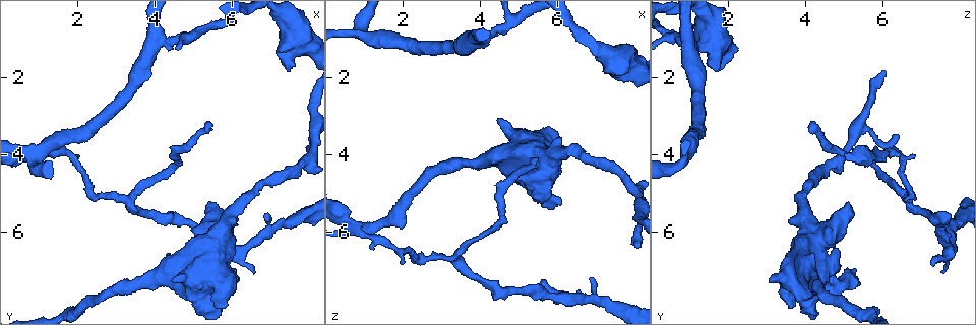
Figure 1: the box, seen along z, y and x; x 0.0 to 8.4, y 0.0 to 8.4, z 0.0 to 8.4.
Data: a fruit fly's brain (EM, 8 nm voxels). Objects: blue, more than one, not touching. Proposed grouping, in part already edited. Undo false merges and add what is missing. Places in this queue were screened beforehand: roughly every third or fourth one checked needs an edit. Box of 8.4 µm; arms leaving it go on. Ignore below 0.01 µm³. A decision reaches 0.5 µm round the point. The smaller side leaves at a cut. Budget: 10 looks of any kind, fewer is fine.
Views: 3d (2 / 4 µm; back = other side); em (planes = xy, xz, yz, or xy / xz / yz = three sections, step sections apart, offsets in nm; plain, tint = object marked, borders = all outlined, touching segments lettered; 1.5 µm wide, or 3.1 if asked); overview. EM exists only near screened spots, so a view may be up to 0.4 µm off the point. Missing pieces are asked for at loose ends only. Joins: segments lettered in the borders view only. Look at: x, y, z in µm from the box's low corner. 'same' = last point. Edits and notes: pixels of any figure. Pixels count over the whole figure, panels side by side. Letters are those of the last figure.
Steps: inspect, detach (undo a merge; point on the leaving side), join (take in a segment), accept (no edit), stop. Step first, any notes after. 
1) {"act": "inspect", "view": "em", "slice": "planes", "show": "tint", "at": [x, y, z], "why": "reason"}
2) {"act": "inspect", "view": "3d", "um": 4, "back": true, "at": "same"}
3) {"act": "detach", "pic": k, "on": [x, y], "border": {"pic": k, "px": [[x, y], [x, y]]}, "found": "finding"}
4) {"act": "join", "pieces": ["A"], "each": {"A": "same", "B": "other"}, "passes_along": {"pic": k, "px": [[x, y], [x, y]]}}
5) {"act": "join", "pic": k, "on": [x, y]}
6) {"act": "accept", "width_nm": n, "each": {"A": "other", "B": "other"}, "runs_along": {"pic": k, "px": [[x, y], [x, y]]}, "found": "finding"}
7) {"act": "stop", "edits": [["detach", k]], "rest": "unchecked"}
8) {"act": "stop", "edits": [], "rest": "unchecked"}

{"act": "inspect", "view": "em", "slice": "planes", "show": "borders", "at": [4.45, 7.25, 3.05], "why": "an open end"}

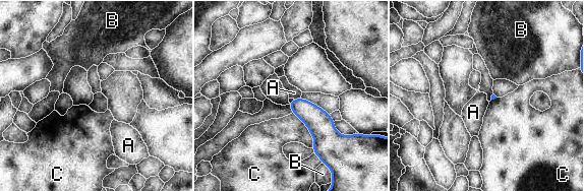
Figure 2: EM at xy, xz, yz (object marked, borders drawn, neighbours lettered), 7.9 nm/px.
{"act": "accept", "each": {"A": "other", "B": "other", "C": "other"}, "border": {"pic": 2, "px": [[300, 98], [294, 100]]}, "found": "none of them fits"}

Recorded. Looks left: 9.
{"act": "inspect", "view": "em", "slice": "planes", "show": "borders", "at": [5.00, 5.90, 4.65], "why": "an open end"}

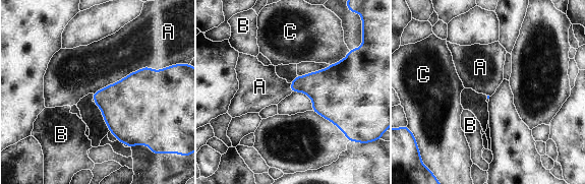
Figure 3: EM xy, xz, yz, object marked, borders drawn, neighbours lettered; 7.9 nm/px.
{"act": "accept", "each": {"A": "other", "B": "other", "C": "other"}, "border": {"pic": 3, "px": [[164, 67], [144, 66], [93, 94]]}, "found": "none of them fits"}

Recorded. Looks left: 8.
{"act": "inspect", "view": "em", "slice": "yz", "step": 4, "show": "borders", "at": [5.60, 6.95, 7.25]}

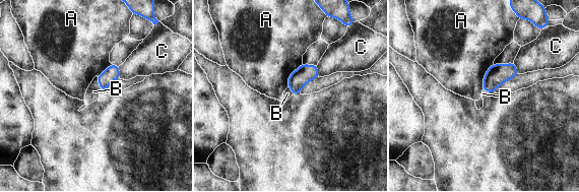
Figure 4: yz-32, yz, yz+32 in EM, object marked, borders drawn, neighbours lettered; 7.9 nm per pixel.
{"act": "inspect", "view": "em", "slice": "planes", "show": "borders", "at": "same", "why": "another direction"}

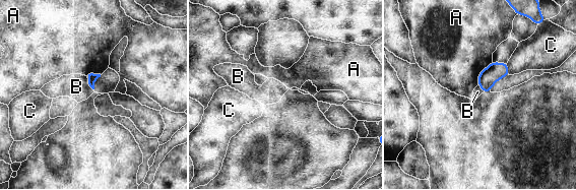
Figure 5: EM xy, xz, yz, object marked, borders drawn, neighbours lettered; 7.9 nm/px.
{"act": "join", "pieces": ["B"], "each": {"A": "other", "B": "same", "C": "other"}, "passes_along": {"pic": 5, "px": [[92, 77], [88, 83], [76, 86]]}, "found": "it goes on there"}

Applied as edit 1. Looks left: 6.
{"act": "inspect", "view": "overview"}

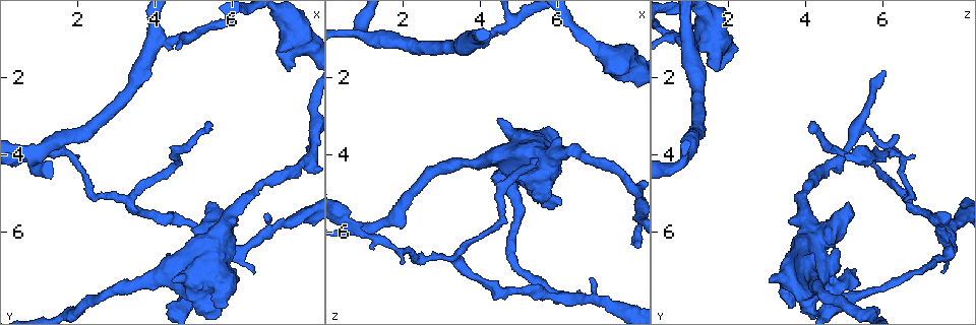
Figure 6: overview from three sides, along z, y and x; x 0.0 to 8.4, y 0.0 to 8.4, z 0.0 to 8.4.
{"act": "inspect", "view": "em", "slice": "xy", "step": 4, "show": "tint", "at": [4.10, 1.10, 0.90], "why": "abrupt turn"}

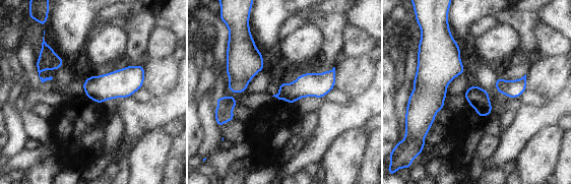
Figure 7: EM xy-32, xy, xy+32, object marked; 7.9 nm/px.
{"act": "inspect", "view": "em", "slice": "planes", "show": "tint", "at": "same"}

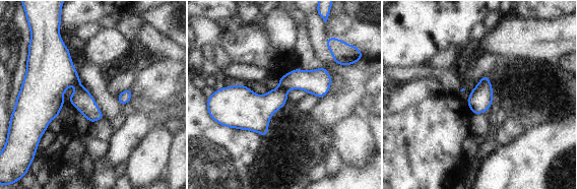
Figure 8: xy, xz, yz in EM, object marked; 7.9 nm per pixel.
{"act": "inspect", "view": "em", "slice": "planes", "show": "borders", "at": "same"}

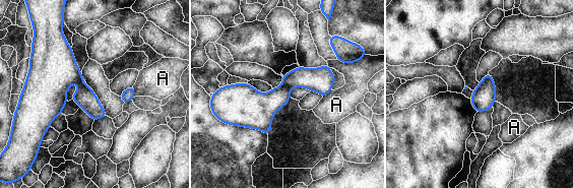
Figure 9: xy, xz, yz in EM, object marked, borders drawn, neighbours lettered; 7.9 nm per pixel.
{"act": "detach", "pic": 9, "on": [262, 107], "width_nm": 340, "each": {"A": "other"}, "border": {"pic": 9, "px": [[282, 83], [290, 88]]}, "found": "two neurons meet here"}

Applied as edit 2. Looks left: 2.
{"act": "stop", "edits": [["join", 5], ["detach", 9]], "rest": "unchecked"}

